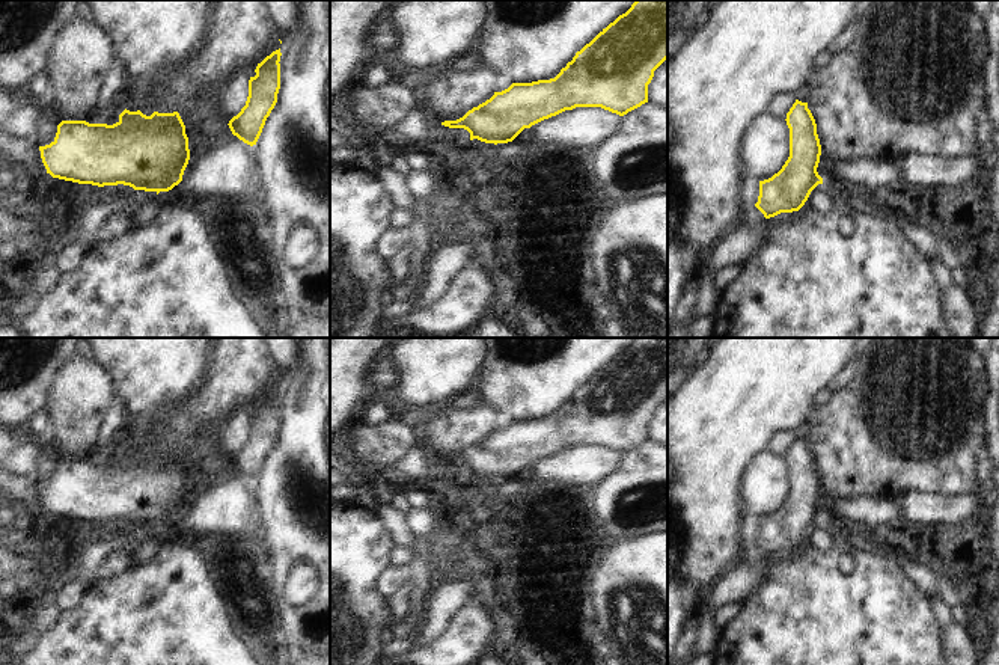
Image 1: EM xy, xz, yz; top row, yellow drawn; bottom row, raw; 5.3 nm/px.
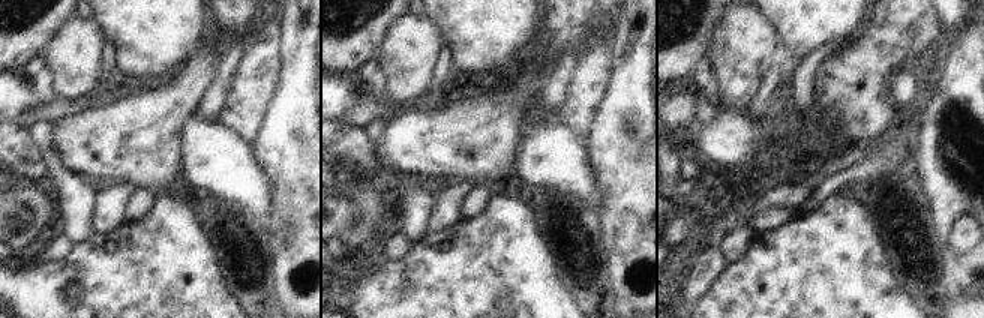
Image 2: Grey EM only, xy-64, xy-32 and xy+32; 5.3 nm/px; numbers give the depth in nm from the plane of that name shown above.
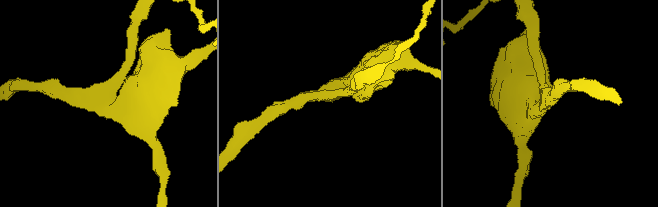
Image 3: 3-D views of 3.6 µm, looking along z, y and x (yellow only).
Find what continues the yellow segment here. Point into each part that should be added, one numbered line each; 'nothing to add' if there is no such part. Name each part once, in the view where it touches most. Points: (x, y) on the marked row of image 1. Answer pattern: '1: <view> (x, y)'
nothing to add

